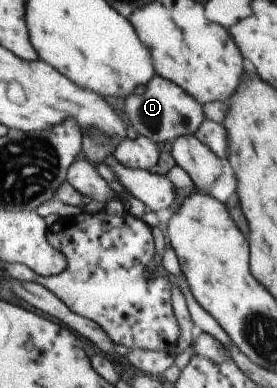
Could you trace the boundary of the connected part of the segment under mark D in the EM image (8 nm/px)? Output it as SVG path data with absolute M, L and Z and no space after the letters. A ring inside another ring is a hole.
M156 74L144 87L136 87L130 95L124 95L122 118L130 134L142 135L155 144L193 134L205 120L202 108L195 99L175 83Z

